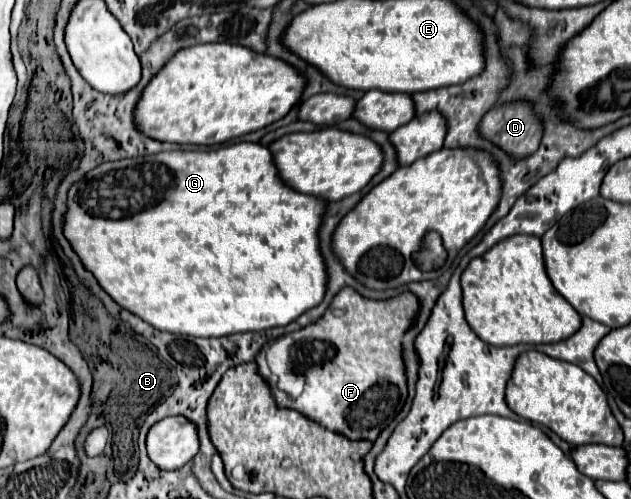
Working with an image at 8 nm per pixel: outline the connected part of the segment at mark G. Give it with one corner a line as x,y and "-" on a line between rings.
238,142
210,152
176,150
176,152
160,152
150,156
102,162
100,166
92,168
86,174
84,184
78,192
72,192
72,188
68,190
62,232
70,242
72,250
82,260
84,268
94,274
102,290
118,306
122,306
124,310
136,314
150,326
164,332
186,334
196,338
220,338
238,332
258,332
266,328
286,326
294,322
300,314
322,302
324,286
326,286
326,266
322,266
322,256
318,250
318,226
322,222
324,208
326,204
322,204
322,200
310,200
310,196
298,196
298,192
290,192
290,188
282,188
278,180
274,180
274,168
270,168
270,152
266,152
266,146
254,142

